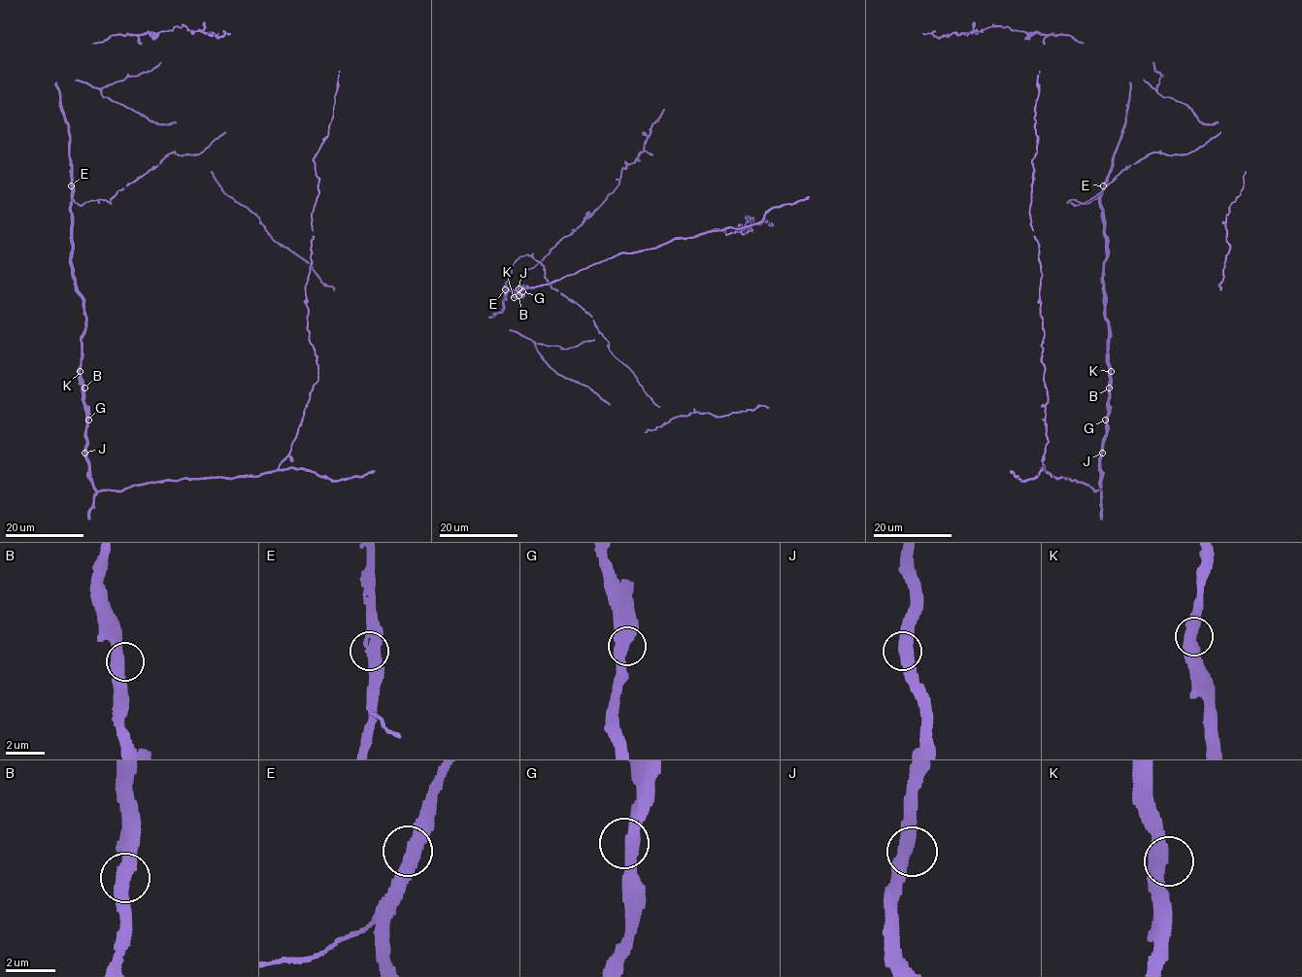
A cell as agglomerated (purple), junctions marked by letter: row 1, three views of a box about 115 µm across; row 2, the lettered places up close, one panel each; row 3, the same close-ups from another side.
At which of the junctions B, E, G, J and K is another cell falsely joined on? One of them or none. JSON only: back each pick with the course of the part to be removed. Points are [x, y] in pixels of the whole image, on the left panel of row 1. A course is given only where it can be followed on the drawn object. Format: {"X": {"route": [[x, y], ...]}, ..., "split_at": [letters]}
{"split_at": []}

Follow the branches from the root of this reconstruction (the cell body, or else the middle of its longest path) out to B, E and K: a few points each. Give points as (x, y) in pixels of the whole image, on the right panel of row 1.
B: (1106, 418), (1109, 387)
E: (1106, 418), (1109, 364), (1108, 320), (1102, 283), (1106, 256), (1104, 215), (1100, 203), (1103, 185)
K: (1106, 418), (1111, 371)

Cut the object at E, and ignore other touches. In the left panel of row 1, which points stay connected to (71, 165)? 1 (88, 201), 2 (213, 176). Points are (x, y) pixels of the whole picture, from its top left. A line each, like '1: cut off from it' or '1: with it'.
1: cut off from it
2: with it

